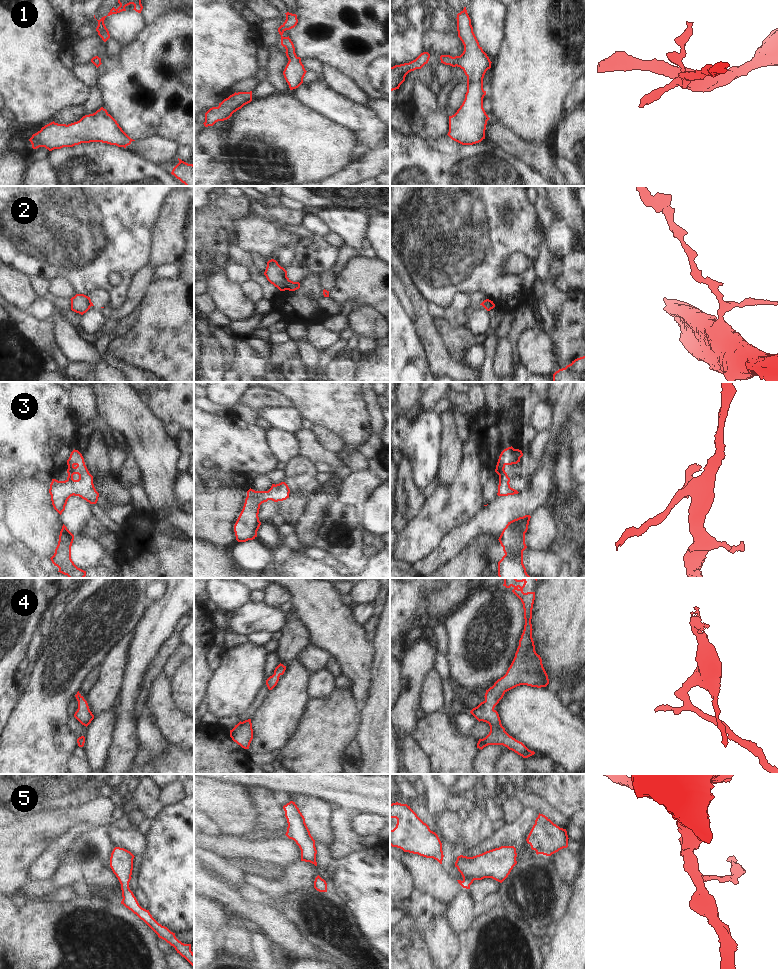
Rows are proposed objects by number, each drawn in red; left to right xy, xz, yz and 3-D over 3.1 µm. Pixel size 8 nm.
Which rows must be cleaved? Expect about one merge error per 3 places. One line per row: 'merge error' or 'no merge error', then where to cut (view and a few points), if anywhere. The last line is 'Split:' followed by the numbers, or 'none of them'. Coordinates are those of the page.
1: no merge error; cut none
2: no merge error; cut none
3: no merge error; cut none
4: no merge error; cut none
5: no merge error; cut none
Split: none of them

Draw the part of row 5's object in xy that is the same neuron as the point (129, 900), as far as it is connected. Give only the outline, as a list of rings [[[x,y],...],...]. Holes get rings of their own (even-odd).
[[[115,847],[111,853],[110,867],[121,884],[123,897],[121,904],[143,920],[159,938],[173,946],[177,953],[184,957],[194,968],[194,953],[191,951],[191,944],[182,943],[176,938],[175,933],[159,924],[152,917],[149,910],[146,910],[139,905],[136,897],[130,890],[129,882],[132,878],[134,857],[135,856],[130,851],[120,847]]]

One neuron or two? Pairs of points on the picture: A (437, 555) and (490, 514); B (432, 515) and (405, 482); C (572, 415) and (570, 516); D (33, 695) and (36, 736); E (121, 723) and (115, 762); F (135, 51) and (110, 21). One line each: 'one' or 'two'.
A: one
B: two
C: one
D: one
E: one
F: two

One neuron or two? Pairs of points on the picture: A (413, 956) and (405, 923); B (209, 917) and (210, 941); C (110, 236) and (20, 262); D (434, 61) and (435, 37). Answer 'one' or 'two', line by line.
A: one
B: one
C: one
D: one

